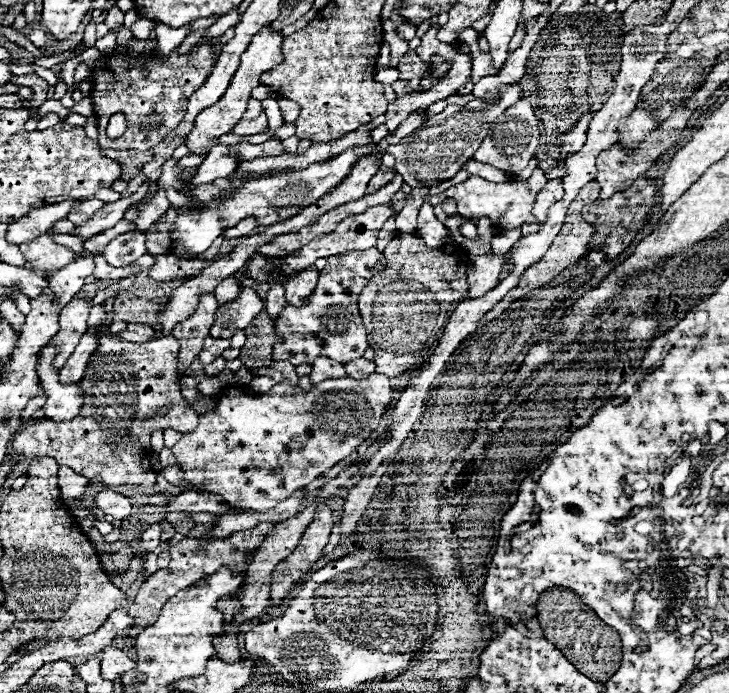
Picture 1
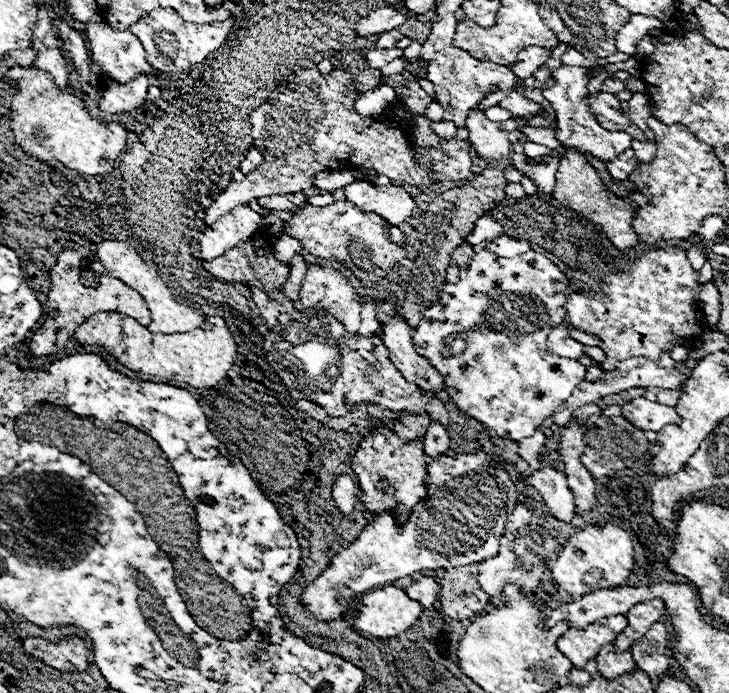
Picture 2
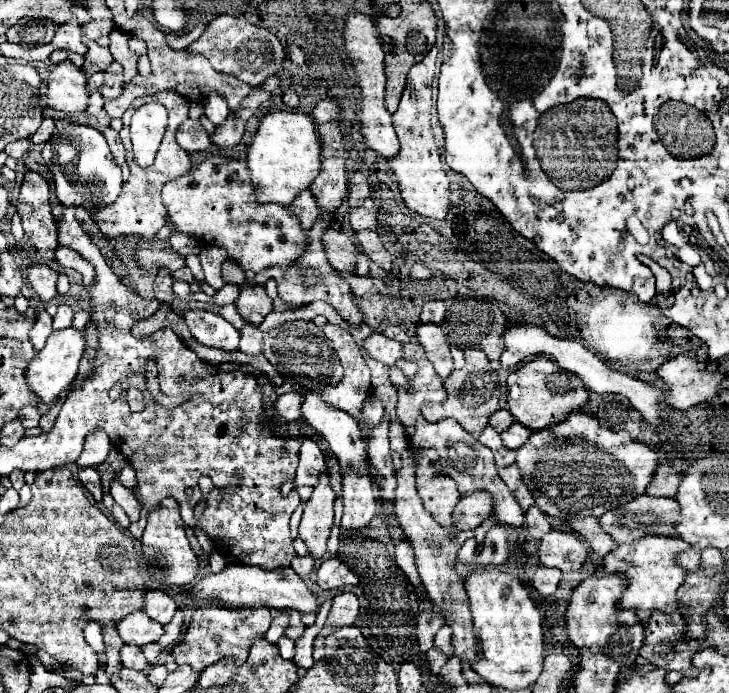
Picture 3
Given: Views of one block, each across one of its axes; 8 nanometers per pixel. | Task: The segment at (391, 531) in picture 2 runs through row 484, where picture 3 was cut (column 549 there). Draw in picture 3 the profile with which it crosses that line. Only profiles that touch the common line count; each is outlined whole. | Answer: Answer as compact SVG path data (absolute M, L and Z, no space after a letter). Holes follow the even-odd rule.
M572 412L560 424L532 432L526 444L522 444L522 448L516 450L516 466L518 470L522 470L524 484L534 494L536 506L544 514L568 520L568 518L602 516L606 510L620 508L632 498L644 494L658 466L658 454L650 450L646 444L630 440L628 432L624 430L612 432L610 428L600 426L594 416L588 416L584 412Z

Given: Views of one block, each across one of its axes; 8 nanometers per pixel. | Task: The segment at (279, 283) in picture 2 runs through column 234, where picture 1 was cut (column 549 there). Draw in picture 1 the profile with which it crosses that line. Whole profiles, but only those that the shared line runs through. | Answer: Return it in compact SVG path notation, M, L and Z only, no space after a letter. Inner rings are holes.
M584 220L579 223L565 223L554 238L550 250L544 254L540 262L534 266L528 266L522 272L522 278L518 282L518 290L514 288L506 300L516 302L514 298L524 298L530 290L546 286L550 280L554 280L562 270L576 266L576 262L584 256L586 246L594 234L594 228L586 224ZM568 230L568 232L564 232Z

